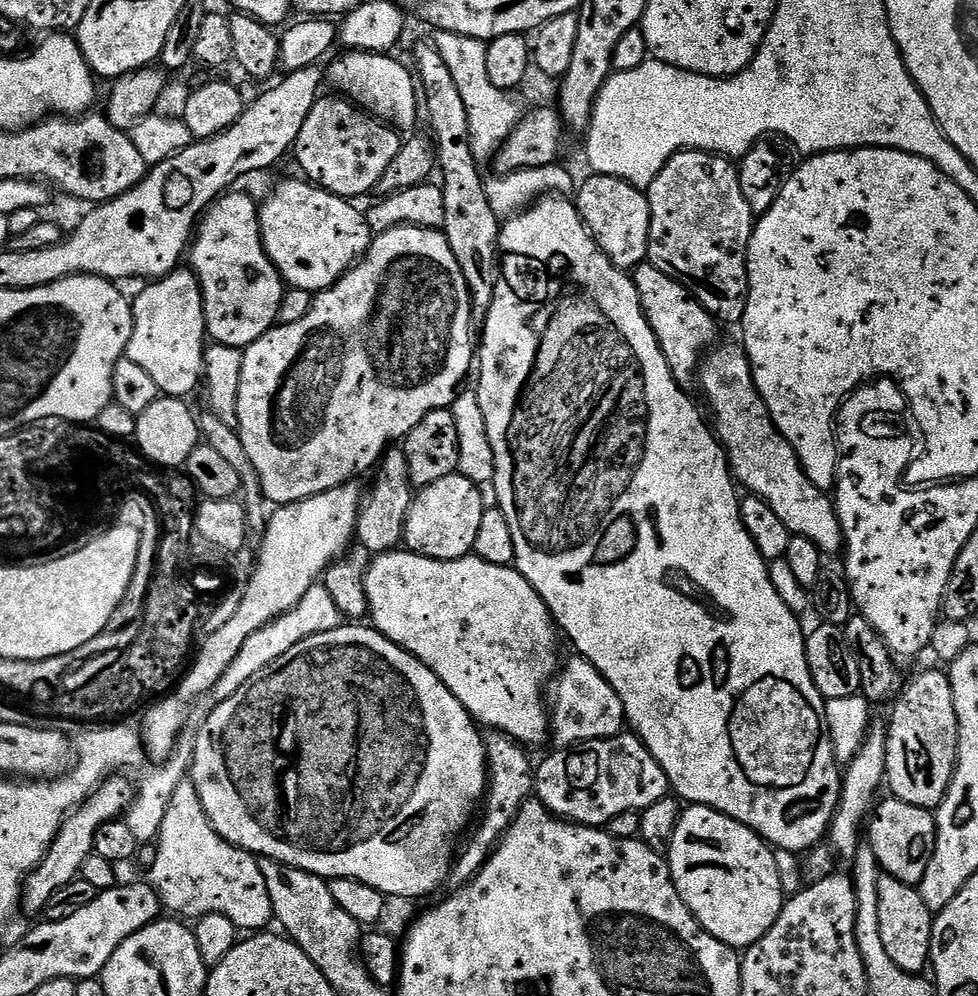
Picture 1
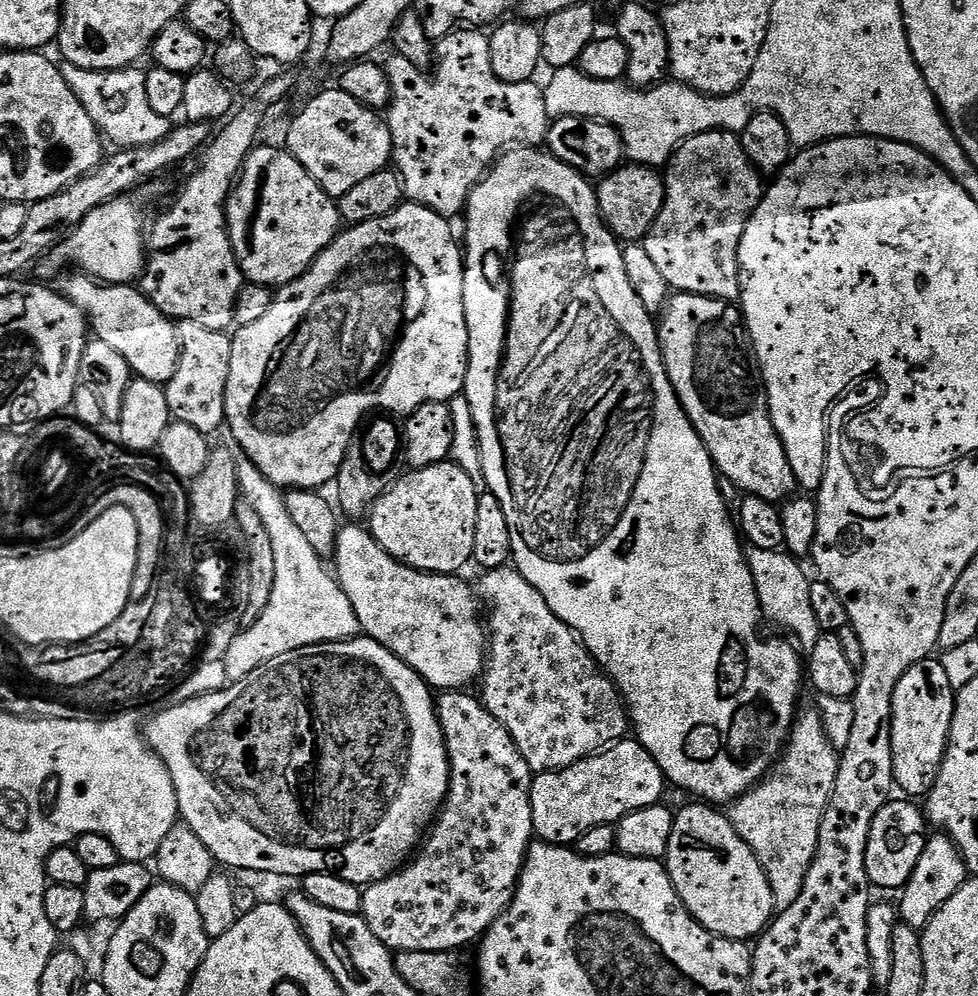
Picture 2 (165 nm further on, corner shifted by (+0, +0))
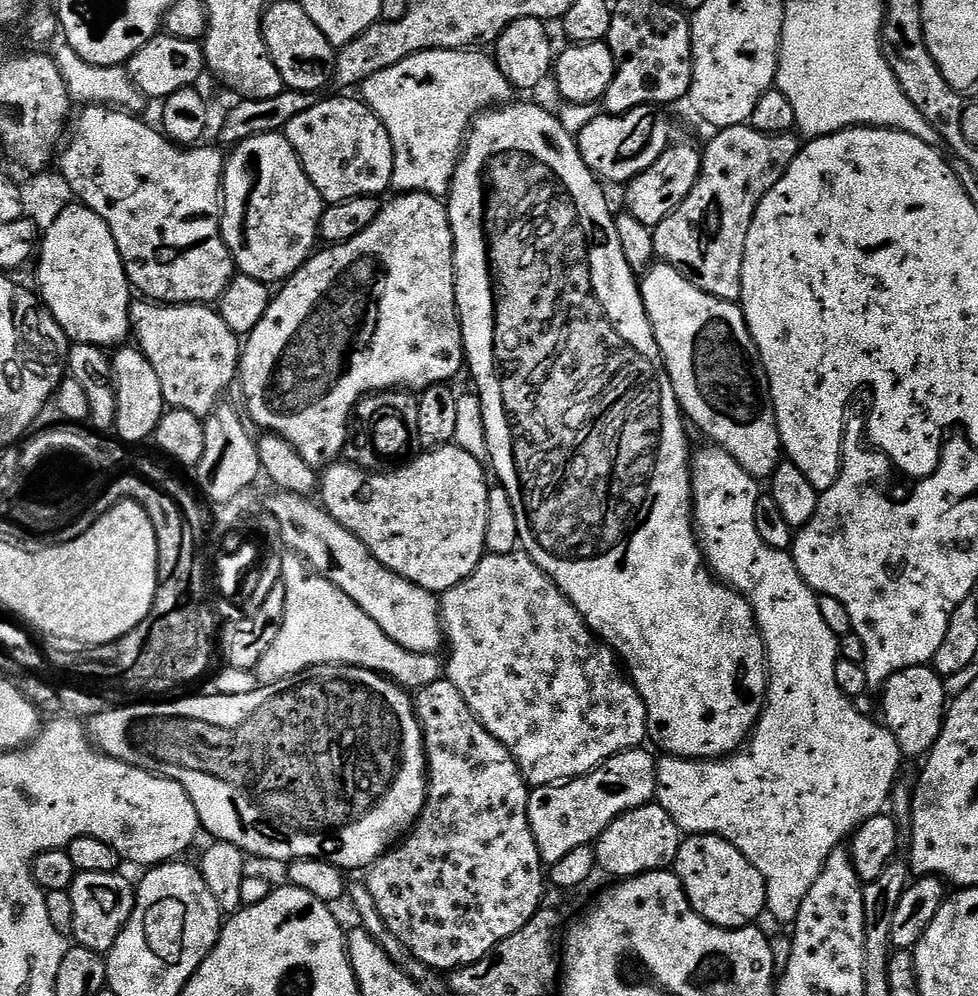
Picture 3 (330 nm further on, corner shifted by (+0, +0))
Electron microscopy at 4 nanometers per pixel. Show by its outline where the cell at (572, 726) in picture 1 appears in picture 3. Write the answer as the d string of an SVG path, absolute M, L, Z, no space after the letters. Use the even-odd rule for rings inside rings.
M517 550L510 554L485 554L473 572L462 582L458 582L458 586L446 590L439 601L446 652L448 648L446 679L452 683L454 690L458 690L458 694L462 694L466 706L476 715L478 722L482 722L482 726L486 726L486 730L490 730L490 734L494 734L494 738L498 738L498 742L508 748L516 759L516 765L520 767L520 773L532 788L543 788L584 776L606 763L614 754L641 747L649 739L646 706L638 690L628 679L616 653L588 627L575 606L562 594L560 587L528 557L527 552Z

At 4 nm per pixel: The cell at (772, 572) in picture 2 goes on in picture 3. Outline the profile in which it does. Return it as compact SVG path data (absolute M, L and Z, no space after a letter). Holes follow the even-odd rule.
M707 446L700 453L693 455L690 460L691 479L692 479L692 523L695 529L696 541L700 544L700 553L704 556L704 563L708 565L711 573L716 579L721 580L723 584L728 585L734 591L739 592L741 596L744 596L748 600L748 605L752 607L752 613L756 615L756 625L760 628L760 636L764 640L764 654L766 657L766 671L768 673L768 691L764 697L764 706L760 709L760 718L756 722L755 728L752 729L751 736L748 737L746 743L737 748L731 756L721 756L719 760L686 760L683 756L669 756L665 755L663 758L656 761L656 794L654 797L655 803L662 806L662 810L666 810L666 814L670 814L670 818L674 818L674 822L680 827L681 833L691 834L693 836L717 836L722 838L726 842L730 842L730 846L734 846L740 851L741 854L754 866L754 870L758 870L758 874L762 874L764 879L764 885L766 886L766 912L770 917L773 916L780 924L788 924L787 926L795 925L798 918L798 910L802 910L802 902L806 898L806 894L810 894L810 886L814 884L818 878L818 874L822 870L822 866L826 862L826 858L830 858L830 854L834 849L839 847L848 837L851 837L852 833L856 831L860 825L868 821L871 816L879 816L885 811L886 805L889 803L892 795L894 785L897 783L898 777L896 775L900 772L900 760L902 761L902 753L898 742L893 738L892 733L888 731L887 727L883 723L871 720L868 716L863 716L858 709L855 708L853 701L846 694L842 694L842 690L838 690L838 682L834 679L834 666L837 660L841 659L840 654L840 641L834 634L833 630L830 630L829 626L826 626L825 619L822 618L822 613L819 609L820 596L813 592L810 585L808 585L802 578L802 574L798 574L798 566L792 561L791 555L788 552L779 552L774 550L770 546L766 546L766 542L762 542L761 536L758 534L758 526L754 523L754 510L756 509L756 503L758 498L762 494L762 488L759 488L757 477L749 474L746 469L734 458L730 458L730 454L726 454L718 447Z

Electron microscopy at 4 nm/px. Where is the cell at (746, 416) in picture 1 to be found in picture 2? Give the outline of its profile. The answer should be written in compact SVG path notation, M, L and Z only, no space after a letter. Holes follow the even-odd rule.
M676 294L669 299L663 316L664 324L662 320L658 335L668 377L684 412L695 426L696 432L704 439L712 461L716 464L717 473L725 481L733 480L741 488L741 493L766 498L771 504L779 505L789 499L798 488L796 475L788 461L782 438L772 421L768 389L764 383L764 375L760 373L756 351L752 348L752 339L748 337L743 311L735 303L715 300L712 296Z

